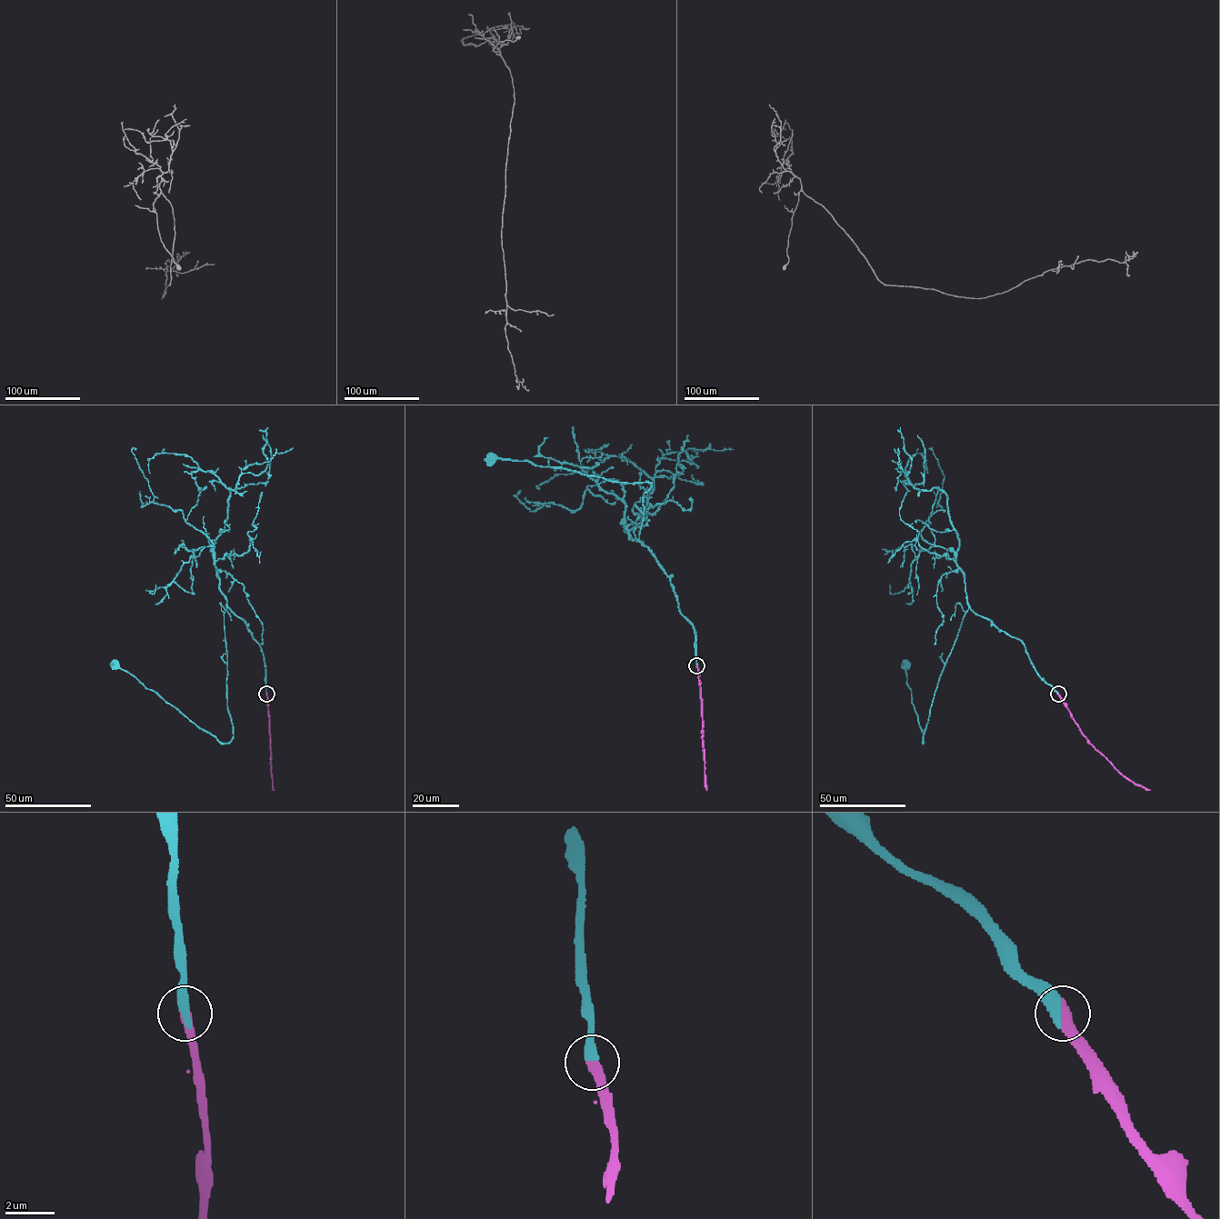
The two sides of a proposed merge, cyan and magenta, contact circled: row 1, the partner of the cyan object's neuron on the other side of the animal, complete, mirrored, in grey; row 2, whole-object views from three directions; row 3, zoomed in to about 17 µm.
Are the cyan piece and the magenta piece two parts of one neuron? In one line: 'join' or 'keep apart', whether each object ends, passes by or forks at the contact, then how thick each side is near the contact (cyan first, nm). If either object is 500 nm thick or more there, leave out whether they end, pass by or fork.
join; calibres 500 and 480 nm

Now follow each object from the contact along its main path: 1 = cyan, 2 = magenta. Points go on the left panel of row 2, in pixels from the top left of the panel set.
1: (266, 694), (259, 644), (227, 606), (230, 742), (221, 744), (115, 665)
2: (266, 694), (274, 789)

